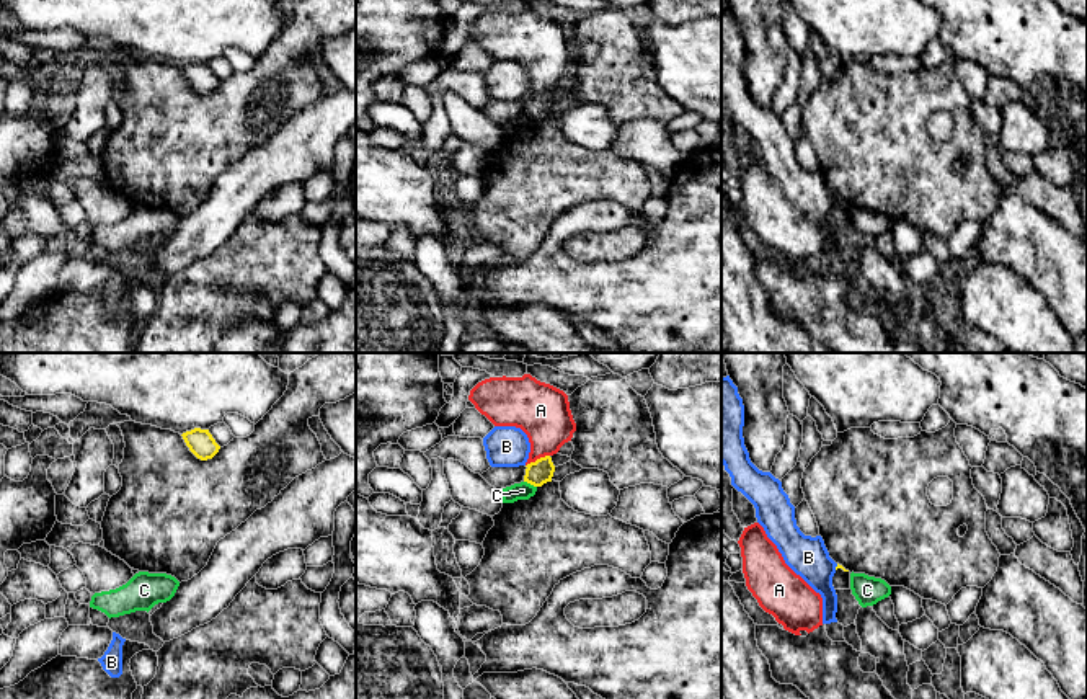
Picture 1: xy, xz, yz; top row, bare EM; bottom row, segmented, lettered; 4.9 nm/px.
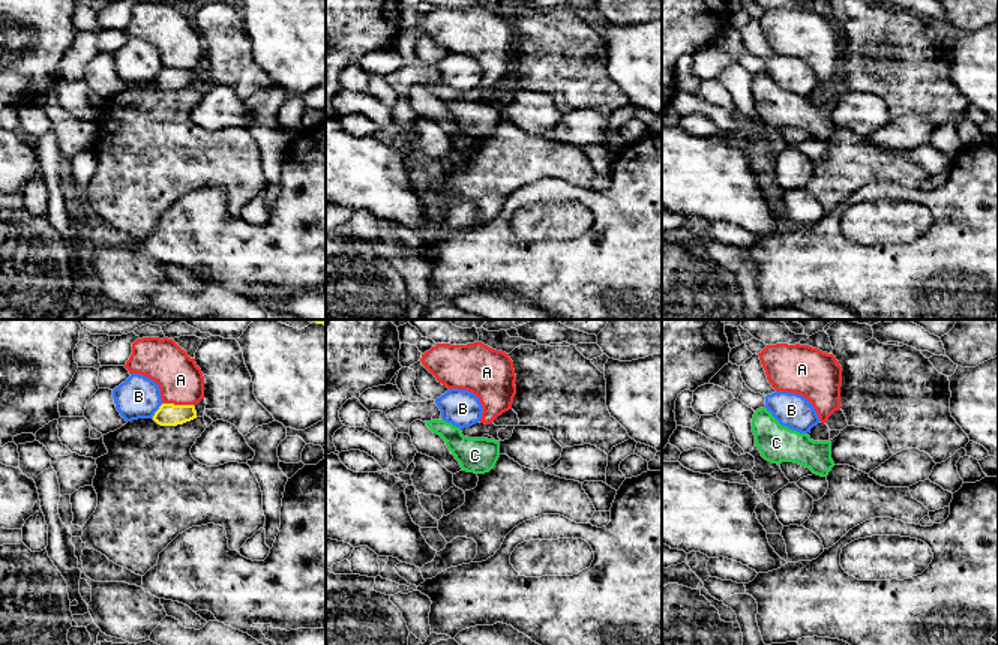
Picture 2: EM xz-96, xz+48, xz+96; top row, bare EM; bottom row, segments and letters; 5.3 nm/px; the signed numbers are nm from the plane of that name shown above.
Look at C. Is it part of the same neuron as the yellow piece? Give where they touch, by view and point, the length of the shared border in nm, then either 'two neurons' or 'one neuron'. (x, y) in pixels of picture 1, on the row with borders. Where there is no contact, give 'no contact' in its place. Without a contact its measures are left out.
xz (531, 484) | 70 nm | two neurons

